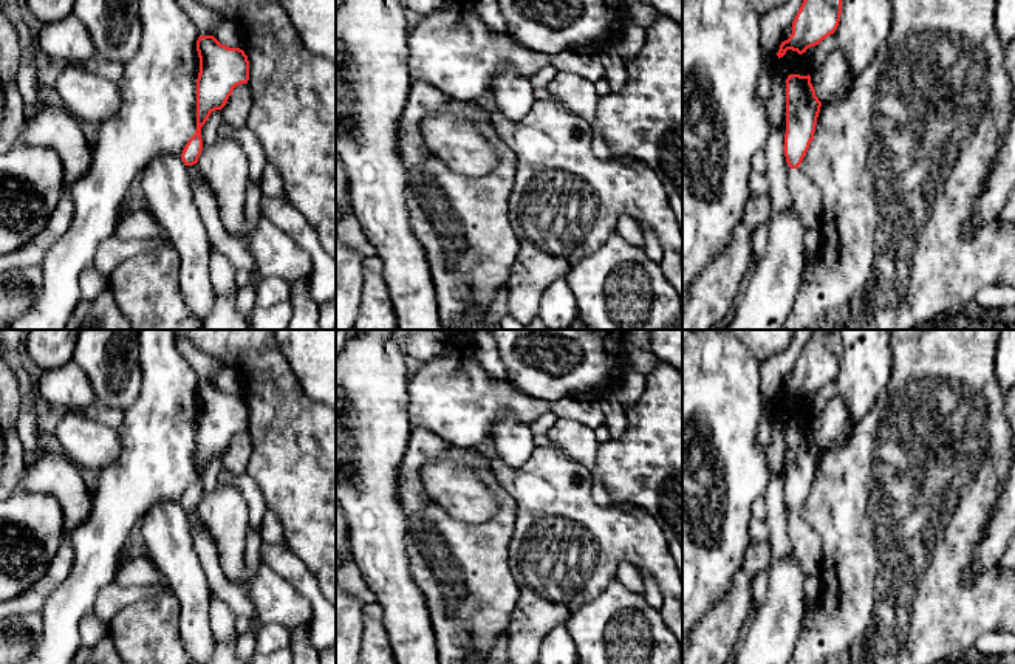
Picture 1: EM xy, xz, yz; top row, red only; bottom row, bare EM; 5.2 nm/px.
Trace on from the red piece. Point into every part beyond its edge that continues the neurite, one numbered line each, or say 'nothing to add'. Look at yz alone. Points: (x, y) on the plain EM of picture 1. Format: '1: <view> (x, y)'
1: yz (806, 545)

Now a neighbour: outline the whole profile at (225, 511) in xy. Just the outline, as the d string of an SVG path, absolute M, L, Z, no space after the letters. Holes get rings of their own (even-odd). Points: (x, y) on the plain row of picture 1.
M217 486L198 505L198 515L212 534L224 577L240 585L244 576L244 548L251 512L237 488Z

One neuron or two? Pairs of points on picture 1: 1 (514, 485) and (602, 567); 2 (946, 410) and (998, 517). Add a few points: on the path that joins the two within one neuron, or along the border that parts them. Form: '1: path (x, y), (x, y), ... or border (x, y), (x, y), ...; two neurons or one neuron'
1: path (537, 503), (579, 548); one neuron
2: border (998, 499), (978, 540); two neurons

